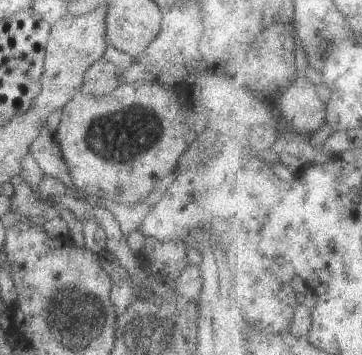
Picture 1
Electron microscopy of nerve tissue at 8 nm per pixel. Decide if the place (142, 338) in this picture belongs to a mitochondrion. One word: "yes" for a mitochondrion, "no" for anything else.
yes

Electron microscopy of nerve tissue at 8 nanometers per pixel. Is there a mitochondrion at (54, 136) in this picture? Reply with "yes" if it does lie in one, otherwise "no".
no

